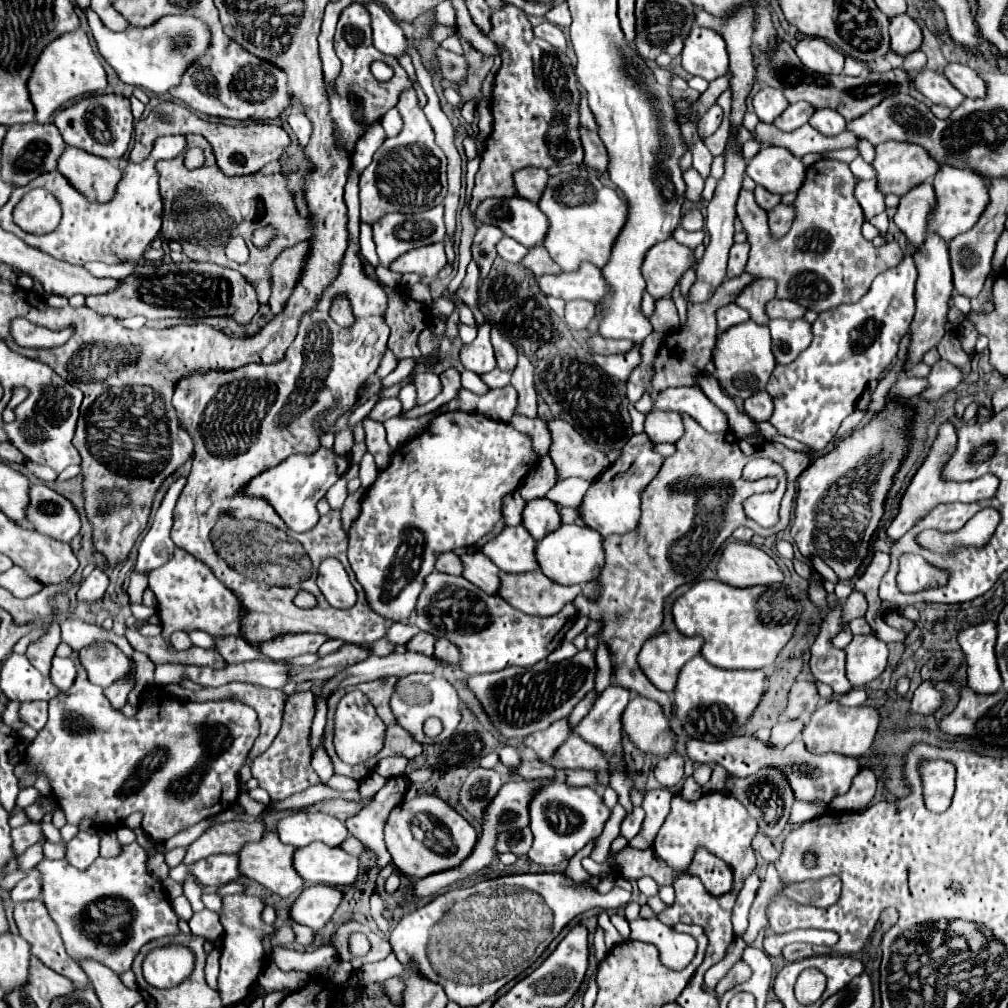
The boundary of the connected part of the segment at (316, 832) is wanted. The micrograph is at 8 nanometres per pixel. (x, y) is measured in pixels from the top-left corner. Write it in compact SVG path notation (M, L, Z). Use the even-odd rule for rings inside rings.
M289 812L277 822L277 834L283 844L295 848L315 840L321 840L327 846L339 846L349 836L341 820L323 812Z

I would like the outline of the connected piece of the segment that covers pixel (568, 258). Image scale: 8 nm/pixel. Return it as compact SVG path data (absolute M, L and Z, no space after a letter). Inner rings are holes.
M581 170L581 174L577 178L575 172L549 176L537 202L539 210L549 220L549 232L543 244L563 272L577 270L581 262L591 262L601 268L609 258L609 246L613 238L617 238L617 230L621 230L625 222L625 200L617 190L603 186L593 172Z

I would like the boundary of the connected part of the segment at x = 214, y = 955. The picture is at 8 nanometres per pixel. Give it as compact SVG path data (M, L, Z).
M217 946L207 956L205 974L207 974L207 984L217 990L217 974L219 974L219 950L217 950Z

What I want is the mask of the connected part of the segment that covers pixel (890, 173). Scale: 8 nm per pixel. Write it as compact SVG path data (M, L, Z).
M887 140L877 146L873 168L877 170L877 182L885 194L903 196L913 186L933 178L939 170L939 162L935 162L923 146Z

